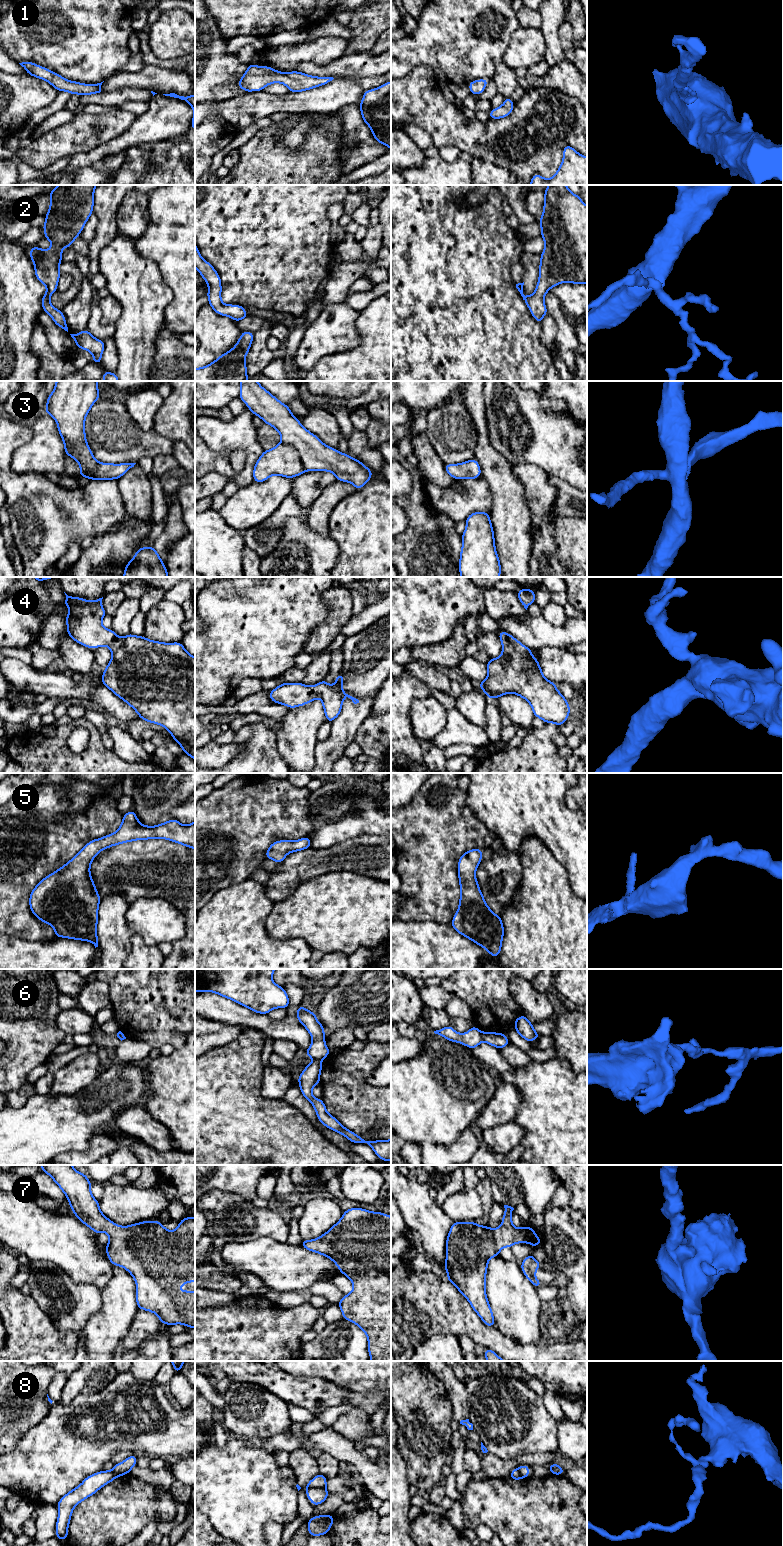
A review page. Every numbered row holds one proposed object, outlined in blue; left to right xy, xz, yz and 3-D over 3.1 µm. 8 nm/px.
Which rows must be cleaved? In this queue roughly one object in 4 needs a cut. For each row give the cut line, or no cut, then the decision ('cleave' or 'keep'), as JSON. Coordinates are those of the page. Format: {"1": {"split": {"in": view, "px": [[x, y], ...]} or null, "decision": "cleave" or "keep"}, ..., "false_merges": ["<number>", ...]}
{"1": {"split": null, "decision": "keep"}, "2": {"split": null, "decision": "keep"}, "3": {"split": null, "decision": "keep"}, "4": {"split": null, "decision": "keep"}, "5": {"split": null, "decision": "keep"}, "6": {"split": {"in": "yz", "px": [[480, 1033], [483, 1040]]}, "decision": "cleave"}, "7": {"split": null, "decision": "keep"}, "8": {"split": {"in": "xz", "px": [[324, 1486], [307, 1490]]}, "decision": "cleave"}, "false_merges": ["6", "8"]}

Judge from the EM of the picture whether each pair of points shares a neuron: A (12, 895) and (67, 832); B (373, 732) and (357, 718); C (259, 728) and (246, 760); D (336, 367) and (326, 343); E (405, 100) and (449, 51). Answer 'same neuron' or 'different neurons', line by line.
A: same neuron
B: different neurons
C: same neuron
D: different neurons
E: different neurons

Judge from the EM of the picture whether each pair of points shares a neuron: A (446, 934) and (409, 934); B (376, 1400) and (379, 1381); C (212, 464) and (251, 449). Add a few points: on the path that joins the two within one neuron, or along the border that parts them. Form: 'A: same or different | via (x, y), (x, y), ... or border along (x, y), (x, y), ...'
A: same | via (437, 934), (418, 934)
B: different | border along (380, 1390), (354, 1391)
C: different | border along (207, 445), (216, 451), (229, 453)

